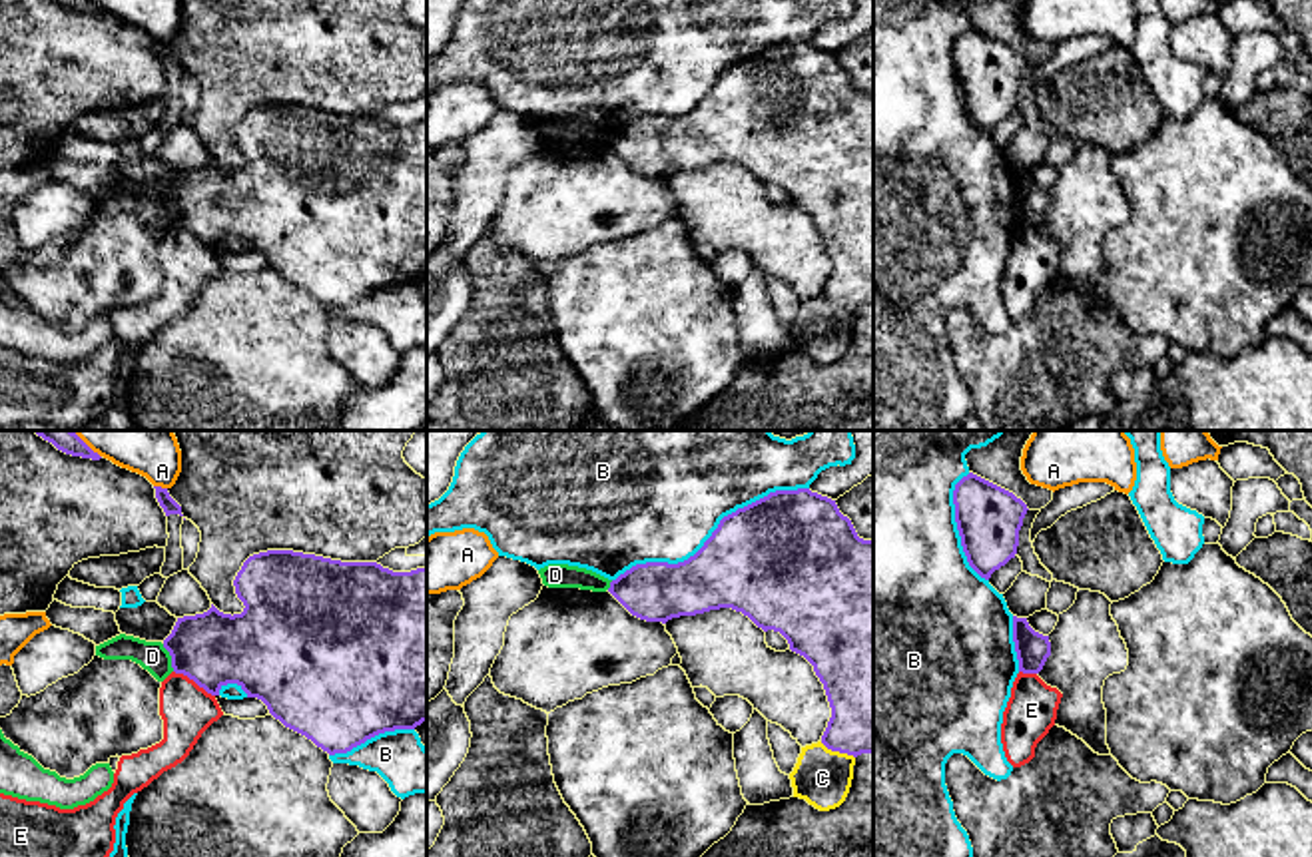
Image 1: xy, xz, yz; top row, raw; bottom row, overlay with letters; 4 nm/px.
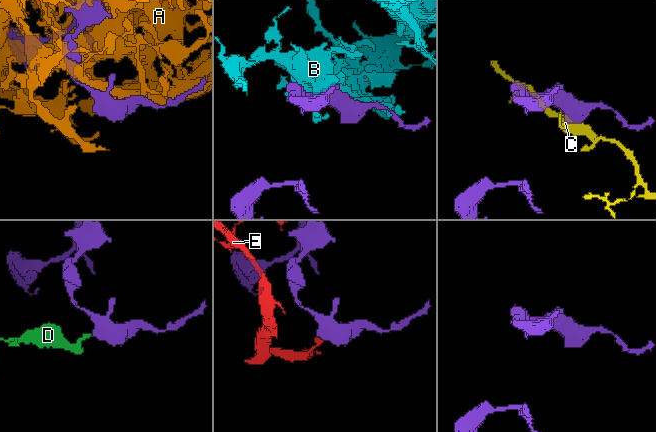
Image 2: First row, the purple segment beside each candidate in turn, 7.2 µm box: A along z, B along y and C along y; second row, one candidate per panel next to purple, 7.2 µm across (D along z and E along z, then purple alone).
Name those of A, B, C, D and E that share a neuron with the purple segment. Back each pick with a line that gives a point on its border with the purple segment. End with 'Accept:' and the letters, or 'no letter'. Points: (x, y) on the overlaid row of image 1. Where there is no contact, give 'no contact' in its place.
Accept: no letter

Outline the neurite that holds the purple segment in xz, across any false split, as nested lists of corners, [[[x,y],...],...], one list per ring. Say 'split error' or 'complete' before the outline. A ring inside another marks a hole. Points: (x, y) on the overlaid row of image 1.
complete; [[[810,488],[770,492],[724,516],[688,560],[636,564],[608,592],[646,622],[732,608],[780,632],[823,684],[831,717],[821,743],[853,757],[873,753],[873,540],[857,536],[835,500]]]

